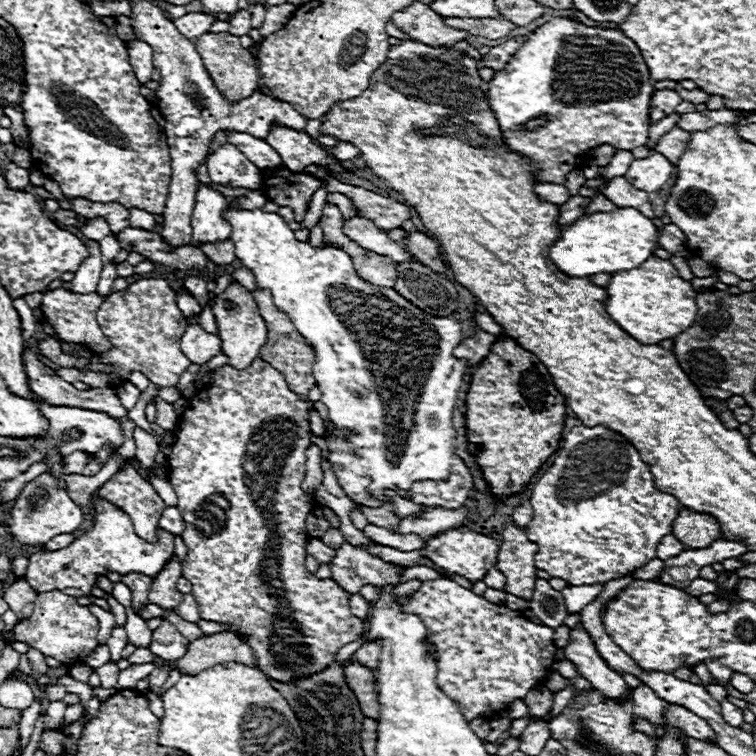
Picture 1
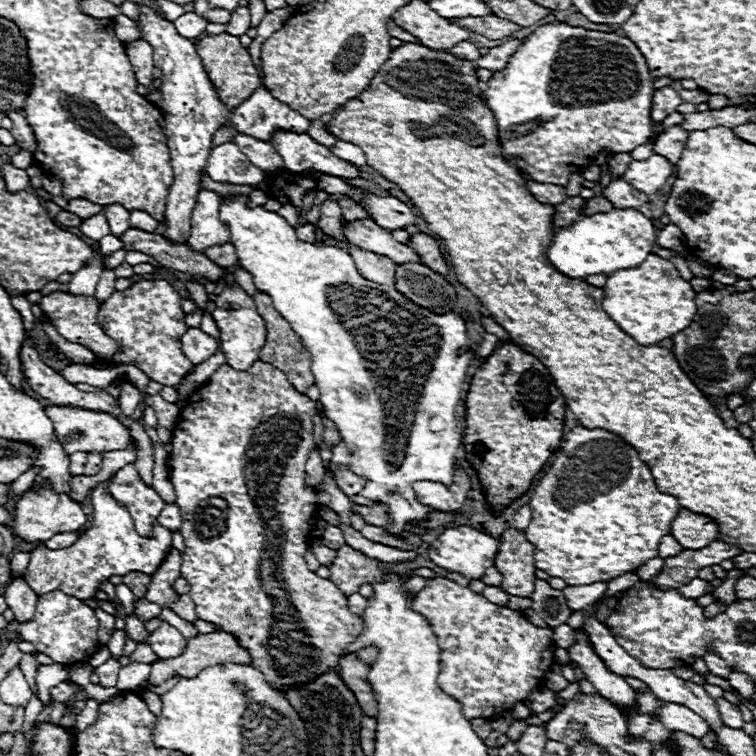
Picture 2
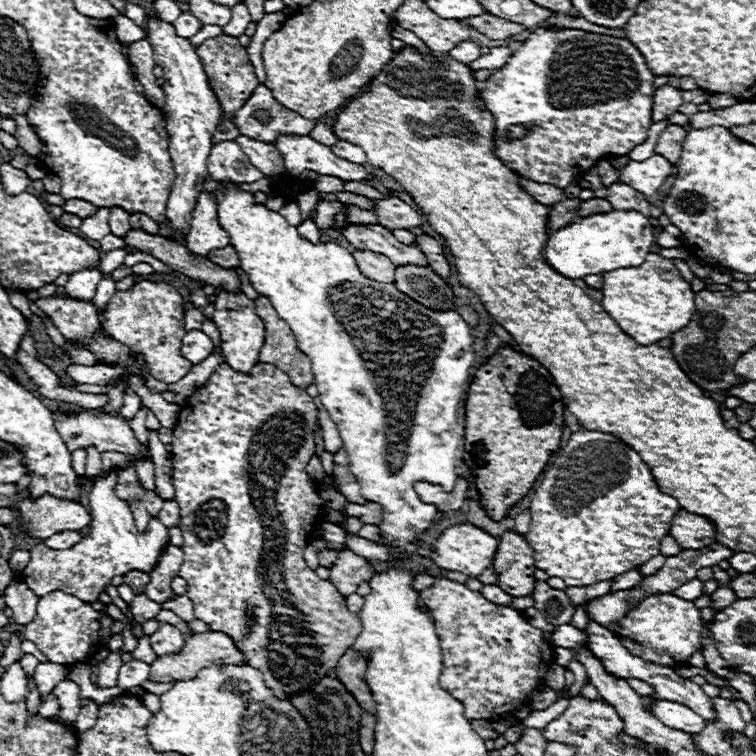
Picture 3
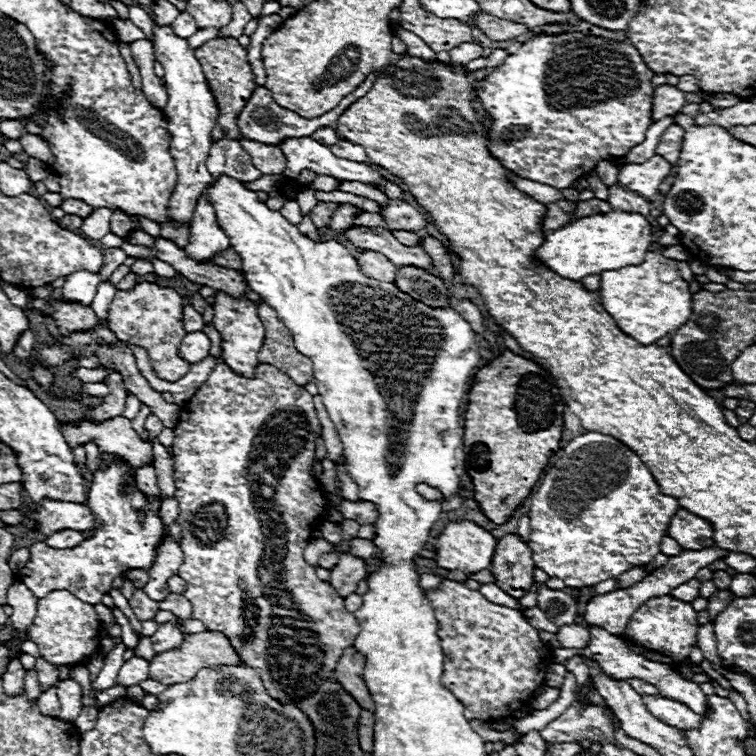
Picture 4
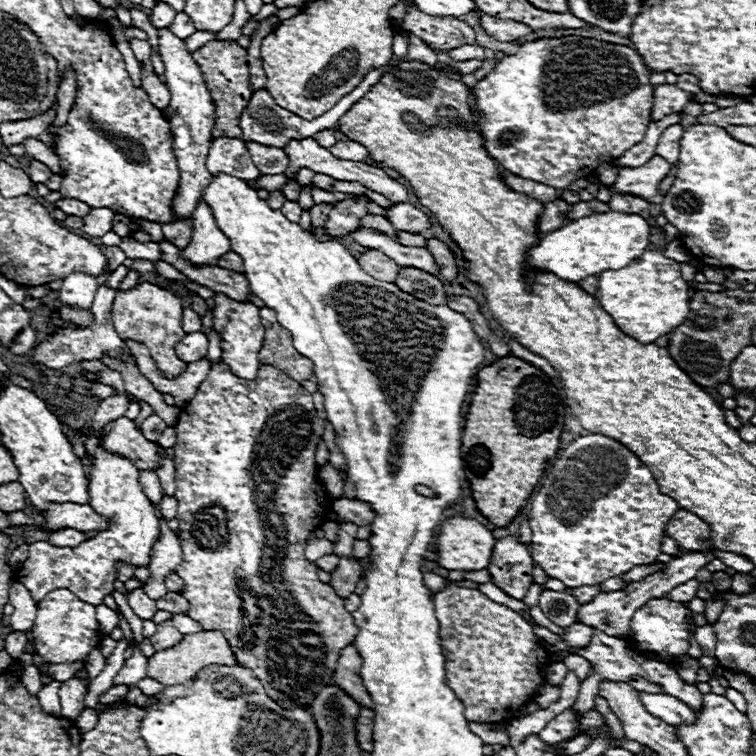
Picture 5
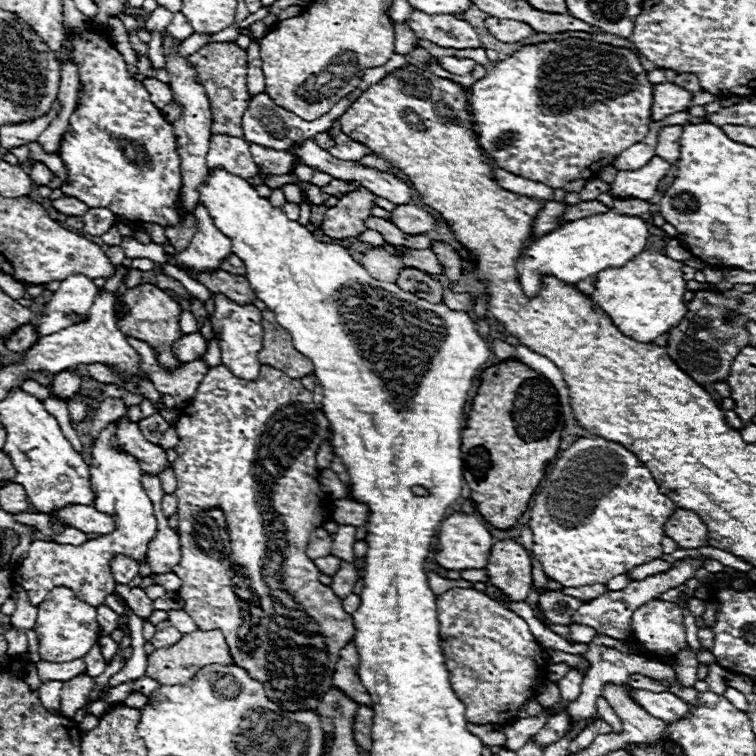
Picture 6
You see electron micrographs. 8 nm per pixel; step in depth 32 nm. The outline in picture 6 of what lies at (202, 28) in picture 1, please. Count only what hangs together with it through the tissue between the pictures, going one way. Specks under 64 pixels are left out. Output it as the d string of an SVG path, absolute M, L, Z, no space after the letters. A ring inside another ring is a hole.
M176 12L176 14L174 14L174 18L172 18L172 22L168 24L166 32L168 32L170 36L178 38L178 40L186 40L190 34L194 34L194 30L190 28L188 18L182 16L182 12Z

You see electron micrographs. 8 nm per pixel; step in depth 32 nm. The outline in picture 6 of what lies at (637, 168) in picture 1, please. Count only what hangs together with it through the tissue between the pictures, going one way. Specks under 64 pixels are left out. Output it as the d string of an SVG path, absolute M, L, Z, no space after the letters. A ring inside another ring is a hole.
M654 156L646 166L638 170L620 170L610 184L612 196L638 196L640 200L650 200L658 192L660 180L670 170L670 164L660 156Z

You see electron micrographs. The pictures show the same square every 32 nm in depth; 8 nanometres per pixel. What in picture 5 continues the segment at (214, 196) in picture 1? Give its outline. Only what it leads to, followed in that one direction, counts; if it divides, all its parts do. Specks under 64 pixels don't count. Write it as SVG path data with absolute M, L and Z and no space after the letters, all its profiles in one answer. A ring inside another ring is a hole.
M204 200L198 202L192 218L194 218L194 228L190 244L184 248L184 260L190 260L192 264L198 266L216 264L218 256L230 250L230 240L216 226L212 208Z

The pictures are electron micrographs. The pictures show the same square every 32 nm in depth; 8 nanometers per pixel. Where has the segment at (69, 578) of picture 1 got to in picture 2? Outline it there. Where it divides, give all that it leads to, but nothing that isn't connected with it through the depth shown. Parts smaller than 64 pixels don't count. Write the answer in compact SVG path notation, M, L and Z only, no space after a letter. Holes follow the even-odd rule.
M102 482L90 492L90 508L94 510L94 520L92 528L86 534L82 534L70 548L48 550L46 546L38 546L30 554L30 564L22 578L36 594L62 590L64 594L76 596L80 600L94 598L94 592L100 588L100 582L108 580L112 574L124 576L128 572L142 572L152 576L160 568L164 558L170 554L172 534L156 522L152 538L138 536L130 514L116 500L104 494L106 484L108 482Z

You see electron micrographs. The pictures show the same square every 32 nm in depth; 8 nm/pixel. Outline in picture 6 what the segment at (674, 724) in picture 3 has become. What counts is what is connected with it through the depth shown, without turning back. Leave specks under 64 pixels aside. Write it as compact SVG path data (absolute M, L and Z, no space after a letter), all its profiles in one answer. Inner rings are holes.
M632 690L638 704L642 704L642 708L646 708L646 712L650 712L652 716L658 716L660 720L666 720L666 724L676 722L680 718L684 718L686 714L690 714L688 704L682 702L680 698L676 698L674 694L668 692L648 692L648 690Z

